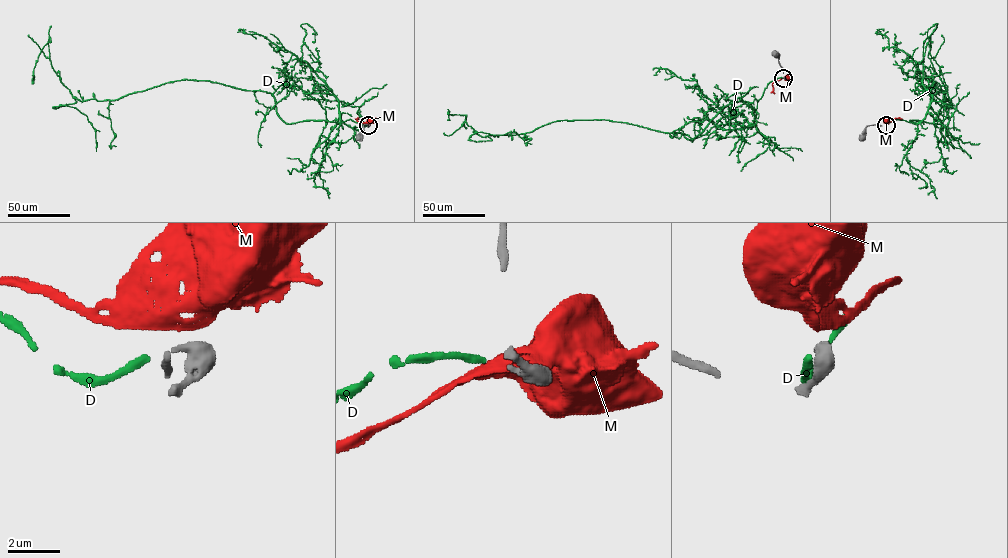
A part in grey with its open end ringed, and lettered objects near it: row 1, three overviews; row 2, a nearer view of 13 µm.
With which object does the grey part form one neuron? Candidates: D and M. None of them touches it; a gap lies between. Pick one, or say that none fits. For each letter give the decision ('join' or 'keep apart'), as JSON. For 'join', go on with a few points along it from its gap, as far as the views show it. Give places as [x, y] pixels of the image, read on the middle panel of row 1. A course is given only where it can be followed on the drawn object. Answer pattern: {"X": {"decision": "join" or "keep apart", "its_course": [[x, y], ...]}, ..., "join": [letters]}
{"D": {"decision": "join", "its_course": [[782, 78], [768, 83], [756, 111], [731, 102], [691, 140], [605, 120], [481, 136], [465, 115], [447, 114]]}, "M": {"decision": "keep apart"}, "join": ["D"]}

